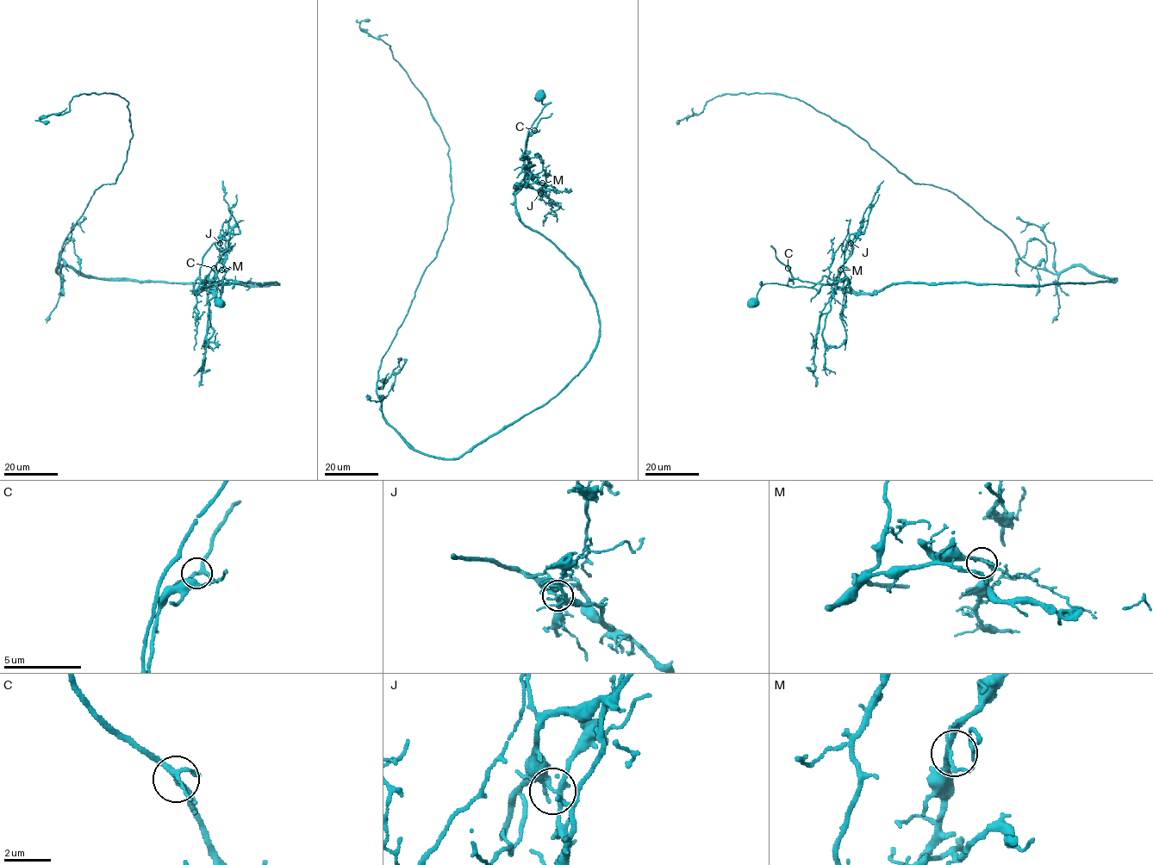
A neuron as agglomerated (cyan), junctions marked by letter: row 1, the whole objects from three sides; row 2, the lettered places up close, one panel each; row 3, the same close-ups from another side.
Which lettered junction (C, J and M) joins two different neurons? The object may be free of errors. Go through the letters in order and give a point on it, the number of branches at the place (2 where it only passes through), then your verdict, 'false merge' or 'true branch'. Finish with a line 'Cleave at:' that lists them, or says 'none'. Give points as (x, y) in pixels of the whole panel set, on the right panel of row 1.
C: place (788, 268); branches 4; true branch
J: place (850, 243); branches 5; false merge
M: place (840, 270); branches 4; true branch
Cleave at: J

